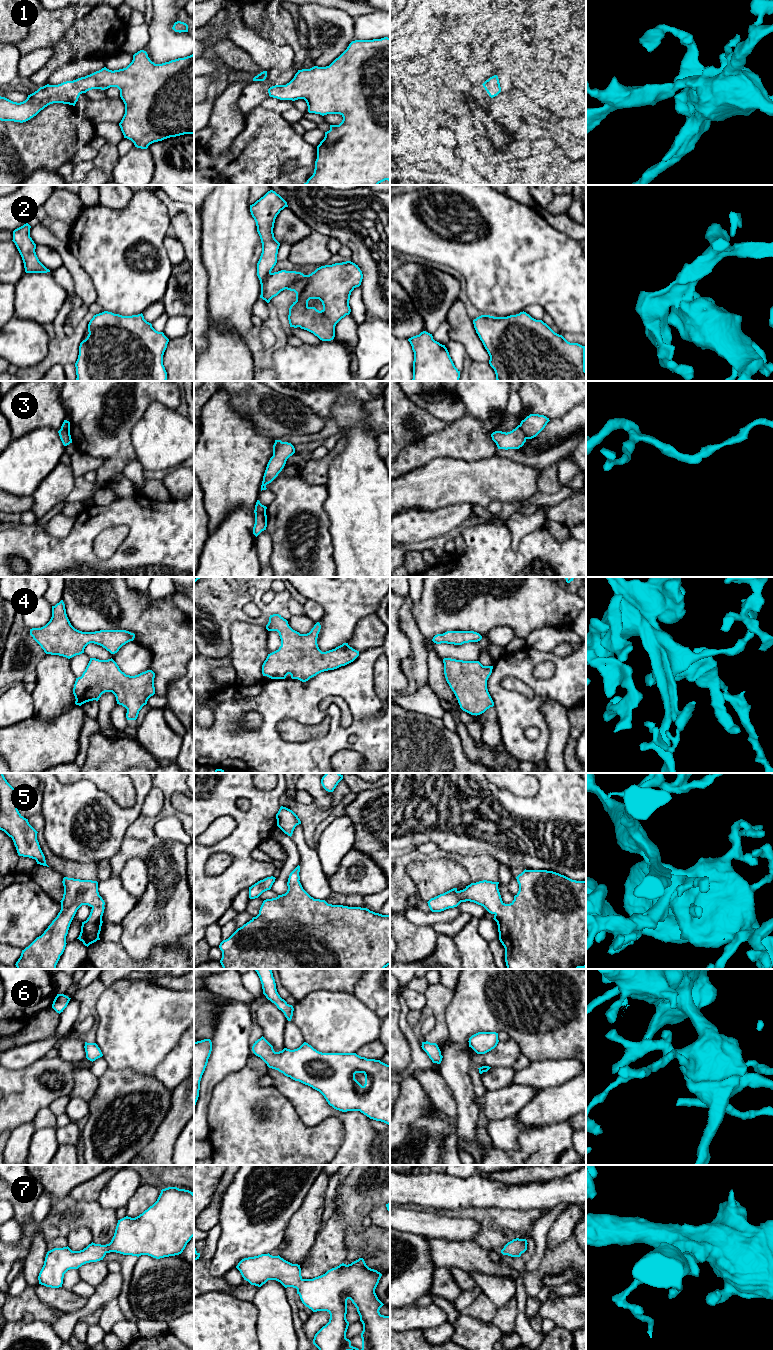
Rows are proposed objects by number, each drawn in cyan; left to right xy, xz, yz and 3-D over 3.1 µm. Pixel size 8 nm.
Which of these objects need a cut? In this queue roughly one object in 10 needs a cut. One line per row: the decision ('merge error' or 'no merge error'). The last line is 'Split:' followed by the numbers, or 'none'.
1: no merge error
2: no merge error
3: merge error
4: no merge error
5: no merge error
6: no merge error
7: no merge error
Split: 3

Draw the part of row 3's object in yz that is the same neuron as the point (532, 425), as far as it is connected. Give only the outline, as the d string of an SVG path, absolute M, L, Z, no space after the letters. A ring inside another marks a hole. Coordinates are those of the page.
M530 414L521 421L520 426L527 439L536 437L547 425L549 418L544 415Z

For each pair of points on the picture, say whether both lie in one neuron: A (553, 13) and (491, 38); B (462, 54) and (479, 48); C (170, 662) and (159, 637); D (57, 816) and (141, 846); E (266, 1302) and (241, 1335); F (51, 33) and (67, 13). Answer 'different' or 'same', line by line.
A: different
B: same
C: same
D: different
E: different
F: same

